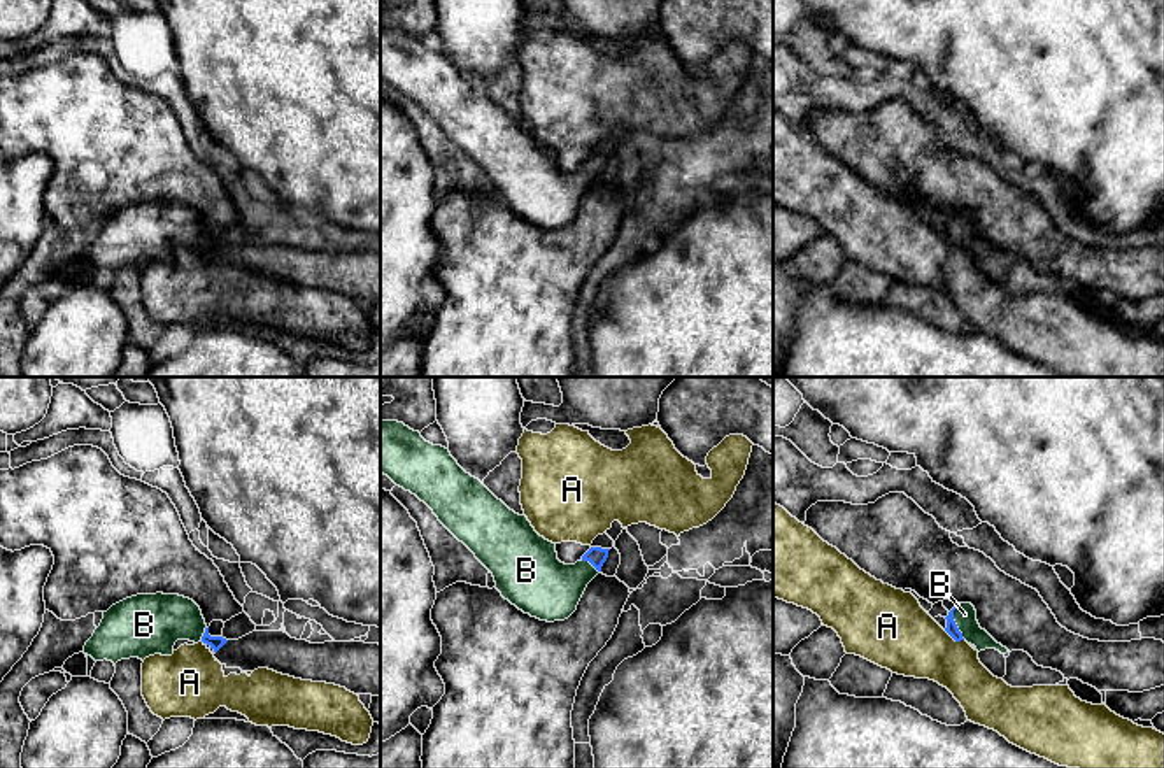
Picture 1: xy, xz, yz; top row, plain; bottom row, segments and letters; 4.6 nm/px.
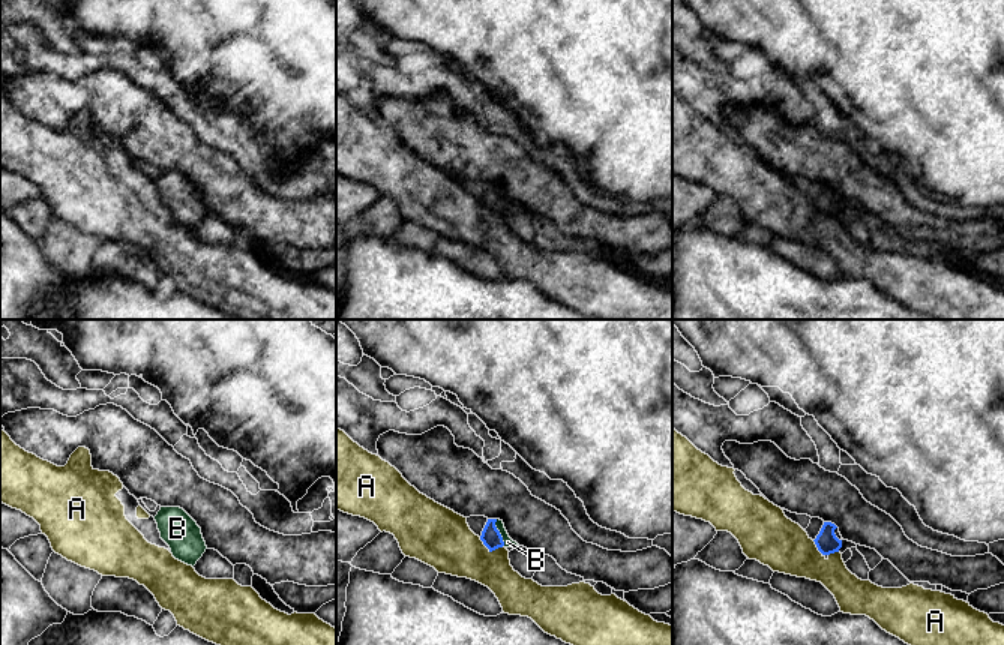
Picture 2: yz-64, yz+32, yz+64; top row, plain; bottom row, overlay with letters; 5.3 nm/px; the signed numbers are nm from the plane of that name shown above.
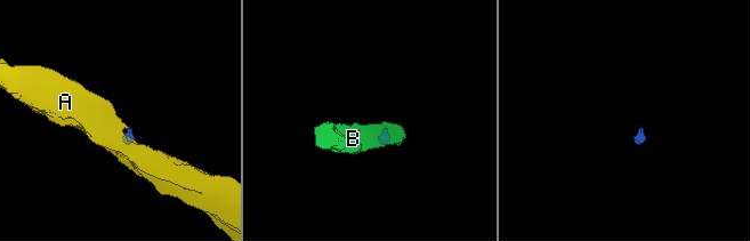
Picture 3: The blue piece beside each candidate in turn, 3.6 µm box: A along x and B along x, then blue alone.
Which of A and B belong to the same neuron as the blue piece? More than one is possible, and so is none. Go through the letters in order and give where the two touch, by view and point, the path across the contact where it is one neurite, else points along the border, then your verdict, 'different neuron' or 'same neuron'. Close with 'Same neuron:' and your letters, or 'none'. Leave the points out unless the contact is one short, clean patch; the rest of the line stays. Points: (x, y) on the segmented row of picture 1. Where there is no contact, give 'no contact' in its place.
A: contact yz (954, 639); border yz (943, 630), (956, 640), (963, 640); different neuron
B: contact yz (954, 623); way yz (952, 630), (954, 623), (965, 614); same neuron
Same neuron: B

